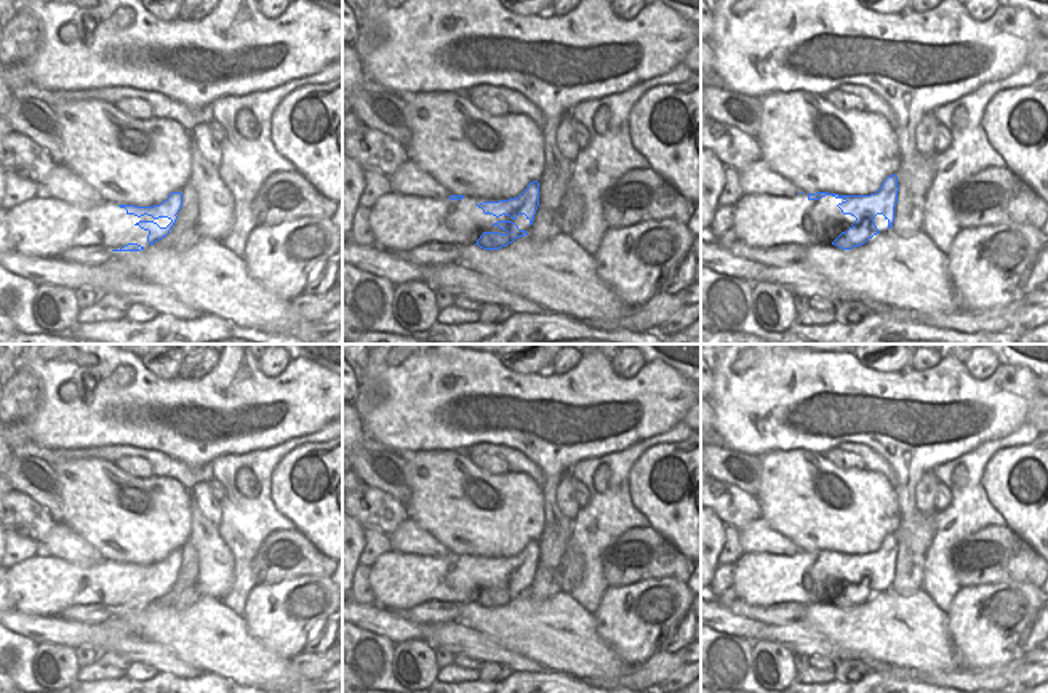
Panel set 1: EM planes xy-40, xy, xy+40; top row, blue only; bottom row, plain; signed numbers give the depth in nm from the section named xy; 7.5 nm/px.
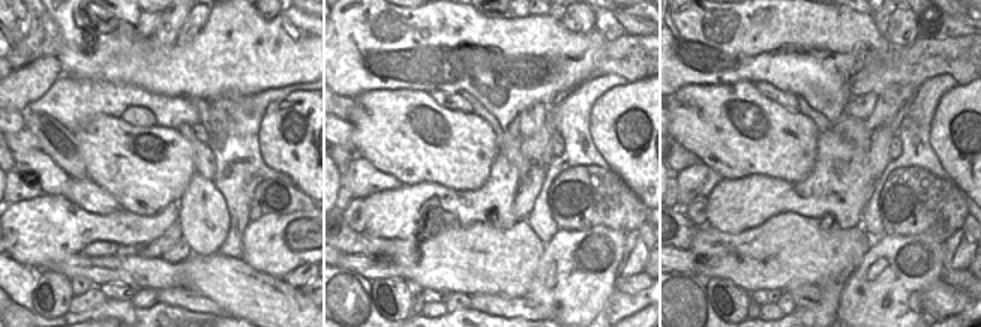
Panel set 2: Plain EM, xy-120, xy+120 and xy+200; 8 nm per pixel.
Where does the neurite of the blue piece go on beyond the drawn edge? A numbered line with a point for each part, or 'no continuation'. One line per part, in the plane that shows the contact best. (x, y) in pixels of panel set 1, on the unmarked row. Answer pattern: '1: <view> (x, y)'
1: xy (400, 581).

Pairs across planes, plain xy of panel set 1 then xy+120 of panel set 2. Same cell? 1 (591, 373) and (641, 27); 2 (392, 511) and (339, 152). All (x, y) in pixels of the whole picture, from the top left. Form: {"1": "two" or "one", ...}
{"1": "two", "2": "two"}

